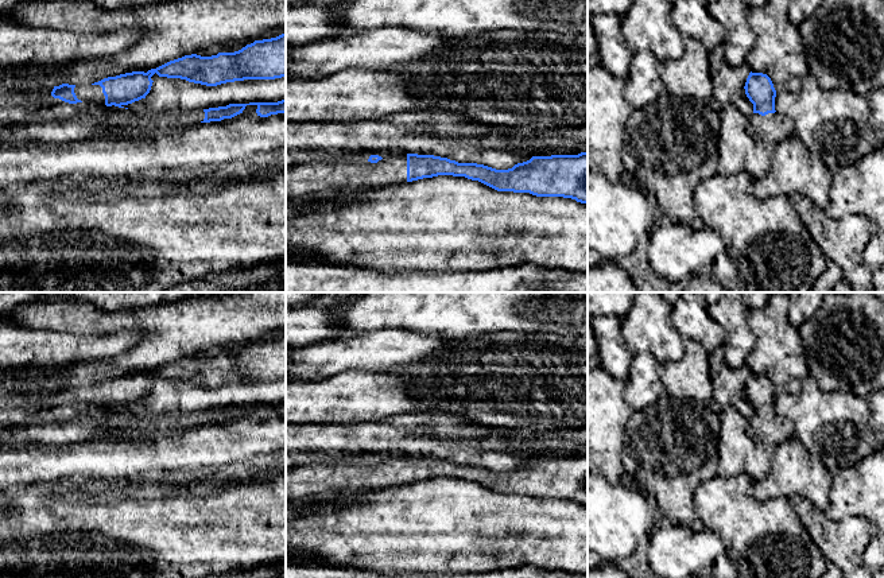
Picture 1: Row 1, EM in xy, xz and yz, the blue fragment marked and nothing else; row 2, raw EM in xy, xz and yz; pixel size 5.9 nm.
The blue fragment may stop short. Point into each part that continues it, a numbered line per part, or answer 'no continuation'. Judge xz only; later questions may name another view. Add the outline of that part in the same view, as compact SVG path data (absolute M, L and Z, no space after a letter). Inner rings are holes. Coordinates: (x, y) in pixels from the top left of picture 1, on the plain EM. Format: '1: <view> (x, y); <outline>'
1: xz (306, 481); M388 457L377 465L313 463L286 472L286 501L318 494L373 490L407 484L407 457Z

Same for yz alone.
1: yz (772, 430); M776 414L765 418L752 415L749 424L752 435L761 443L769 457L780 443L794 435L792 423Z

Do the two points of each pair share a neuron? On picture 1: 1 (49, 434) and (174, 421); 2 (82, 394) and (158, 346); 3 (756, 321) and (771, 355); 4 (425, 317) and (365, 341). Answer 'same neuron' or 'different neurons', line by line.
1: same neuron
2: different neurons
3: same neuron
4: different neurons

